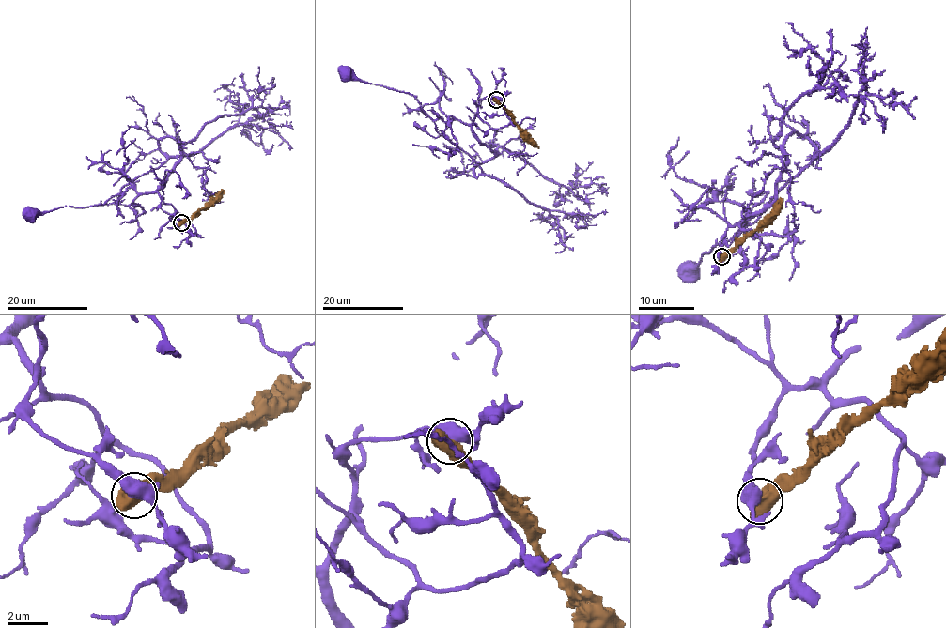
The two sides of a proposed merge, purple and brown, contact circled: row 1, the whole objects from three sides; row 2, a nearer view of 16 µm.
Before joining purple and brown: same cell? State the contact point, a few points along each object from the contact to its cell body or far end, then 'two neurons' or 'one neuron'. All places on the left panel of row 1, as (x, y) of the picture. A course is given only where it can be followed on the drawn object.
at (181, 222); purple runs (180, 223), (162, 209), (162, 197), (157, 192), (138, 193), (129, 187), (103, 205), (61, 206), (30, 214); brown runs (180, 223), (224, 190); two neurons

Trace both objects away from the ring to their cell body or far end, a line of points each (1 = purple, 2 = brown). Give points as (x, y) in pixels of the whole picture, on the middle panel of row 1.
1: (496, 99), (477, 99), (477, 115), (471, 124), (457, 120), (433, 119), (412, 95), (350, 79), (346, 73)
2: (496, 99), (539, 148)

